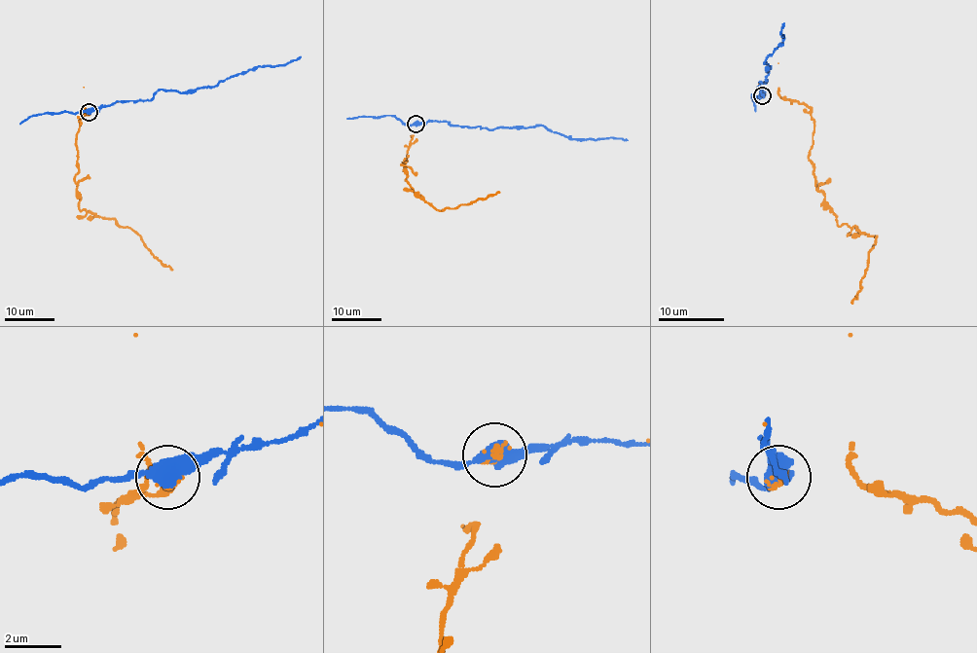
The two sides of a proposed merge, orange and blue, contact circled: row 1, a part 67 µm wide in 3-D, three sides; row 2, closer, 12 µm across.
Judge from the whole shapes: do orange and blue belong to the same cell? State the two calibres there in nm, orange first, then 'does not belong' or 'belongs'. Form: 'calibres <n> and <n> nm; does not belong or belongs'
calibres 150 and 500 nm; belongs

